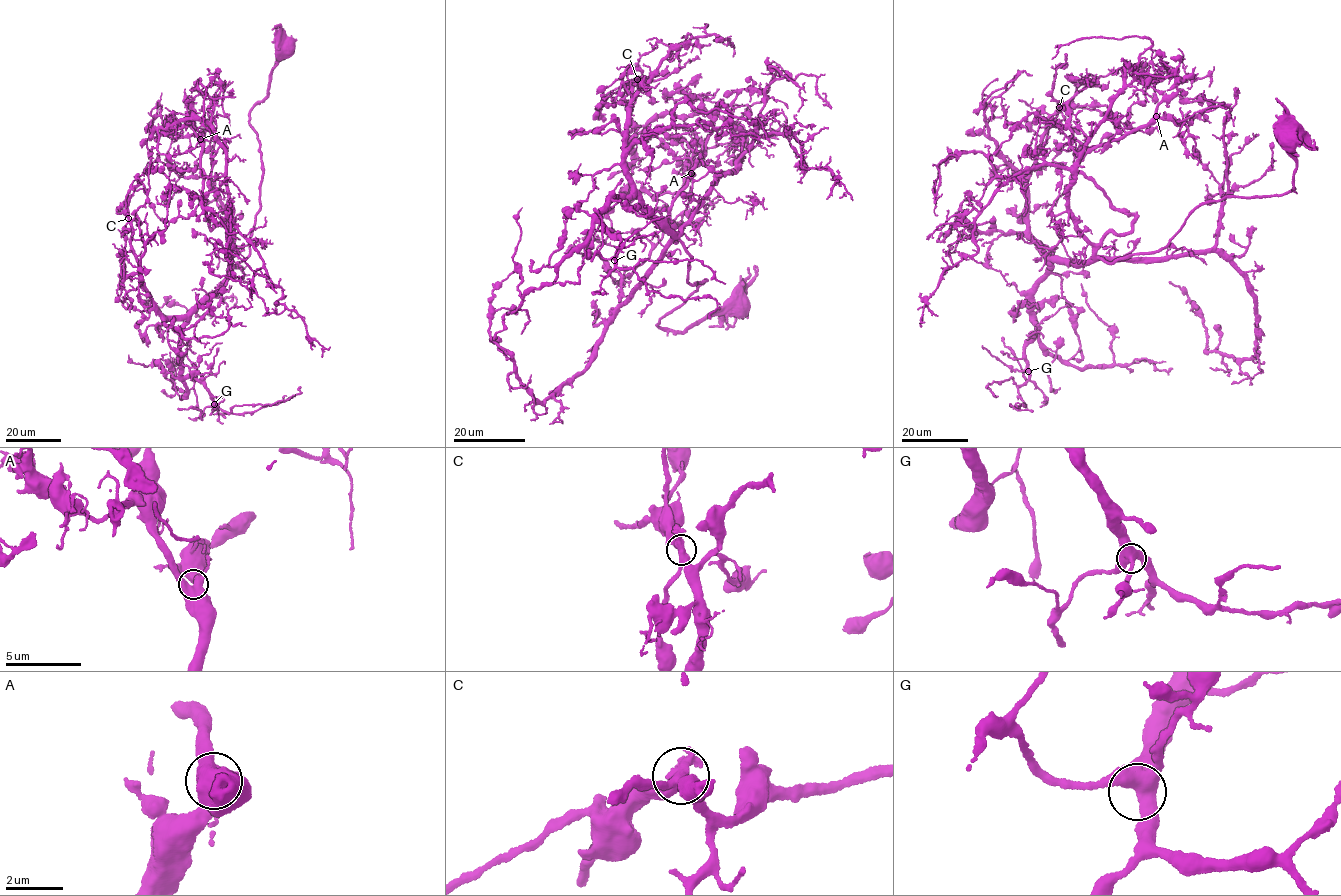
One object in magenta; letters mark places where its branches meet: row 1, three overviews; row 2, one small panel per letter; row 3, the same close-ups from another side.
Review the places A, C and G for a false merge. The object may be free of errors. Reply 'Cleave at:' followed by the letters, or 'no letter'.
Cleave at: C

